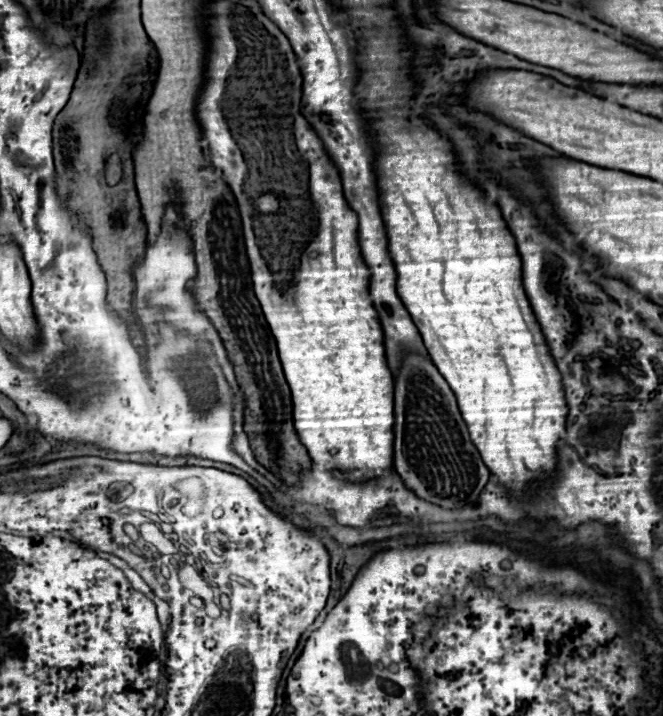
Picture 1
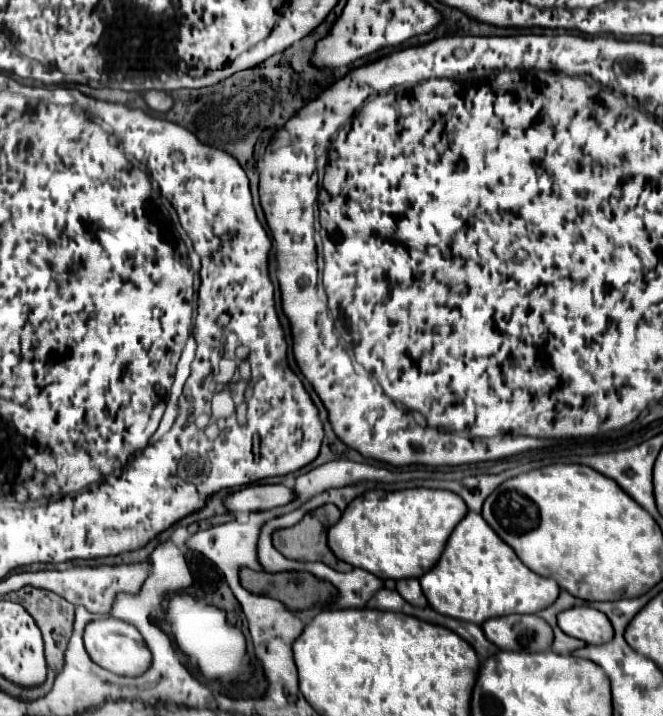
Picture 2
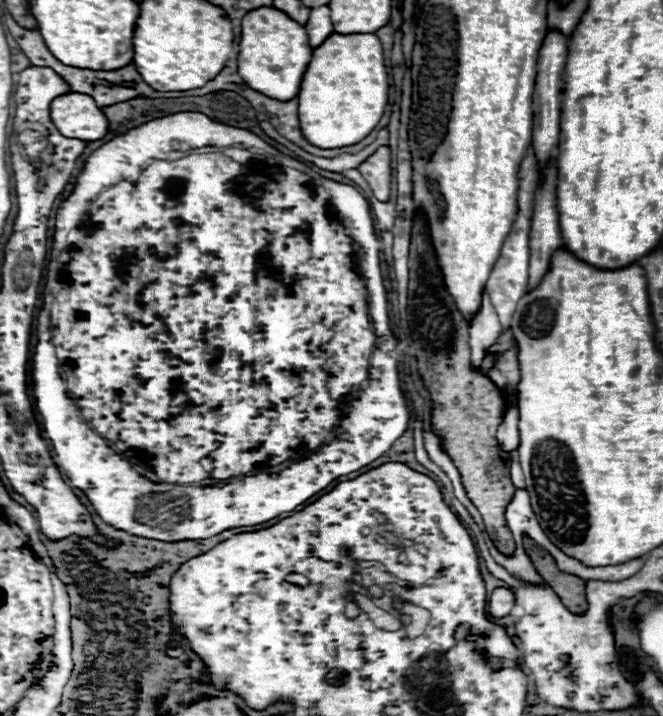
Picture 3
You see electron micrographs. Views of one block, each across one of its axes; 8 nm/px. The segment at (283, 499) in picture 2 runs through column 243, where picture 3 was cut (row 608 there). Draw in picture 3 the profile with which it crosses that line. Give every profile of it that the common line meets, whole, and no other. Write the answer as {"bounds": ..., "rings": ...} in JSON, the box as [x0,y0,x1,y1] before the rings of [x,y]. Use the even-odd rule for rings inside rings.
{"bounds":[488,588,514,618],"rings":[[[496,588],[490,594],[488,610],[490,610],[492,616],[496,616],[496,618],[508,616],[510,610],[512,610],[512,606],[514,606],[514,594],[512,594],[512,590],[508,590],[508,588]]]}

